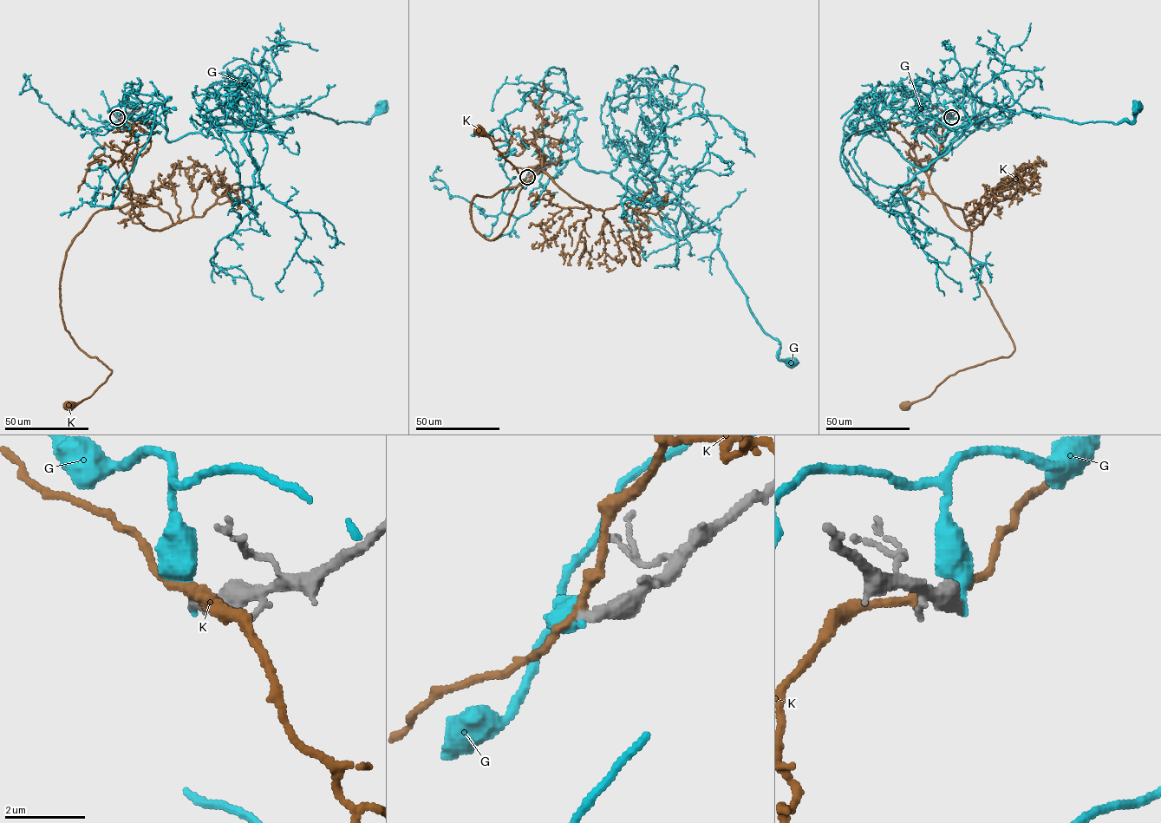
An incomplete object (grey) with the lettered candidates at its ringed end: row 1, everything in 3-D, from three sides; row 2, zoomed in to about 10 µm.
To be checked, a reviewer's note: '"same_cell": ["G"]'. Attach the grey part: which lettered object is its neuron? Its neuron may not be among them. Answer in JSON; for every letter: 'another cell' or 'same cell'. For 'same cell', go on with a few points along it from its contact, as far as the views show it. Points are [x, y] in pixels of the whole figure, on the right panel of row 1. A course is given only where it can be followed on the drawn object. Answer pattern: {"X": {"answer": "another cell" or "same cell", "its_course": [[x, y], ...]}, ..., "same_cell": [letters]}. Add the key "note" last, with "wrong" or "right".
{"G": {"answer": "another cell"}, "K": {"answer": "another cell"}, "same_cell": [], "note": "wrong"}

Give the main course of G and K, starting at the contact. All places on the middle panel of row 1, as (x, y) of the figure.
G: (527, 177), (577, 155), (717, 230), (749, 310), (779, 341), (778, 359), (792, 362)
K: (527, 176), (548, 166), (539, 154), (526, 182), (472, 199), (485, 238), (507, 225), (522, 182), (480, 130)

